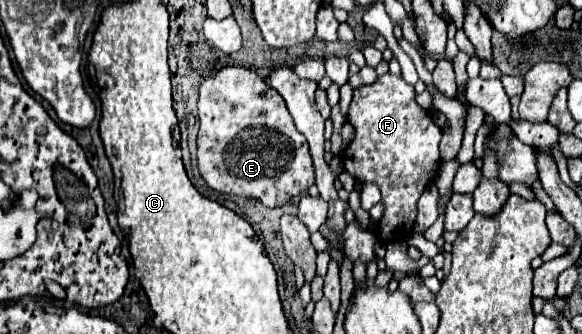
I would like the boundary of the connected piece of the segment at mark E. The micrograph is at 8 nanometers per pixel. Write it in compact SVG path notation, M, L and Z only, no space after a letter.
M223 67L221 71L217 71L217 75L207 77L203 81L203 85L199 87L199 105L197 107L199 107L199 123L201 123L199 137L197 137L197 161L199 161L199 173L207 181L209 187L213 187L215 191L221 191L221 193L229 193L229 195L241 195L241 197L259 199L265 207L281 207L291 197L307 193L307 189L313 185L313 179L315 179L313 157L309 155L309 145L305 143L305 135L301 135L295 129L293 117L289 115L289 109L285 107L285 101L281 99L281 95L277 91L273 91L273 87L269 87L269 83L265 79L261 79L257 73L247 71L245 67Z

